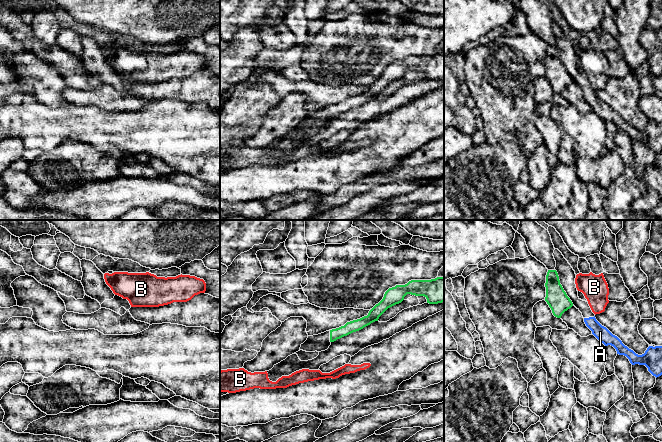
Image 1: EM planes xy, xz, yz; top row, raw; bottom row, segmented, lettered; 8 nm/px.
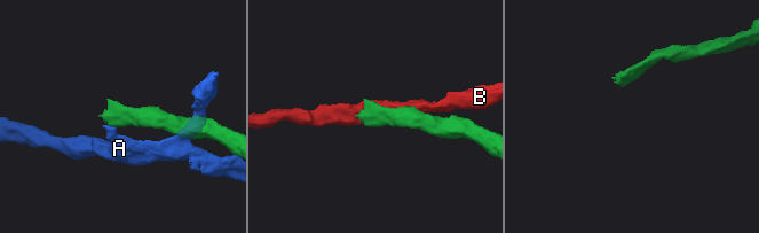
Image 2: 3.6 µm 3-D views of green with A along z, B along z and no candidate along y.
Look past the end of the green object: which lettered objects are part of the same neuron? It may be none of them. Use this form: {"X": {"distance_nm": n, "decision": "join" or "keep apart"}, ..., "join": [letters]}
{"A": {"distance_nm": 140, "decision": "keep apart"}, "B": {"distance_nm": 100, "decision": "keep apart"}, "join": []}

